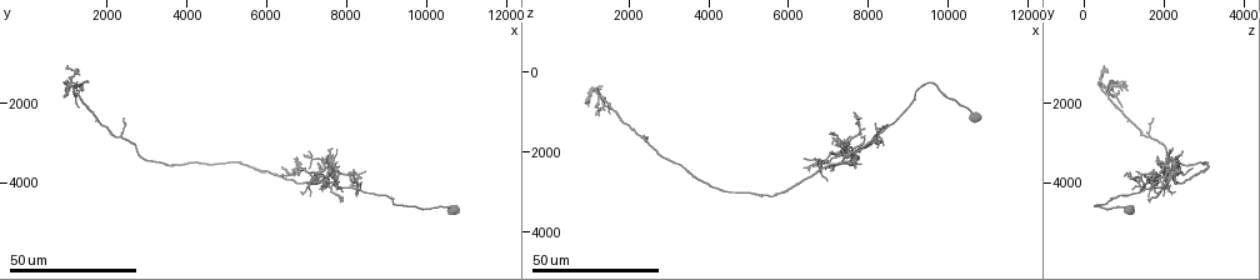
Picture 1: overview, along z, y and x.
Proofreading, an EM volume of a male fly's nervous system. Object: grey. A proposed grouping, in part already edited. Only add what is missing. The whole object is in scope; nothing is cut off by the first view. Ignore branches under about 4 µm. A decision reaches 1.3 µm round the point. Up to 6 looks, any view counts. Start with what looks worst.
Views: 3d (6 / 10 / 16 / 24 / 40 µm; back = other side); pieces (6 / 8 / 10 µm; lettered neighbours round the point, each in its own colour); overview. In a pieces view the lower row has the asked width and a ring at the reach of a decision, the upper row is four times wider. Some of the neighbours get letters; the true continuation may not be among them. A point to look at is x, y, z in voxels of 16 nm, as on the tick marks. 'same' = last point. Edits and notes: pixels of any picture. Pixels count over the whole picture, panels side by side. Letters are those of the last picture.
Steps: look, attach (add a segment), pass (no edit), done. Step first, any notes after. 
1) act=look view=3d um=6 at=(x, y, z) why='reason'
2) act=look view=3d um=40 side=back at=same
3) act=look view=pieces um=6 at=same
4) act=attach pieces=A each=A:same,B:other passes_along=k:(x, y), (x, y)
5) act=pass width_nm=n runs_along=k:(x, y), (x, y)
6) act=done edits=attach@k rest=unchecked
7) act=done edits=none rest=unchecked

act=look view=3d um=24 at=(1000, 1050, 450) why='long arm stops here'

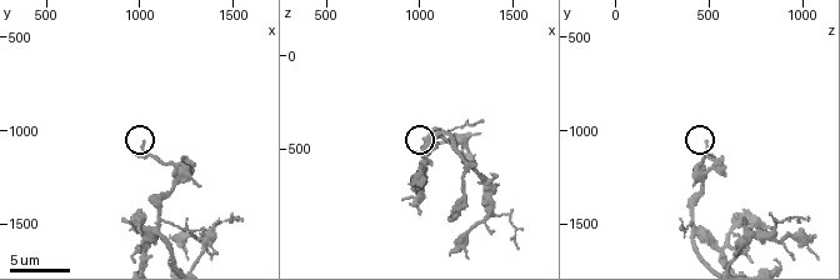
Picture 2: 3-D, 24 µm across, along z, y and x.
act=look view=pieces um=8 at=(1020, 1080, 480)

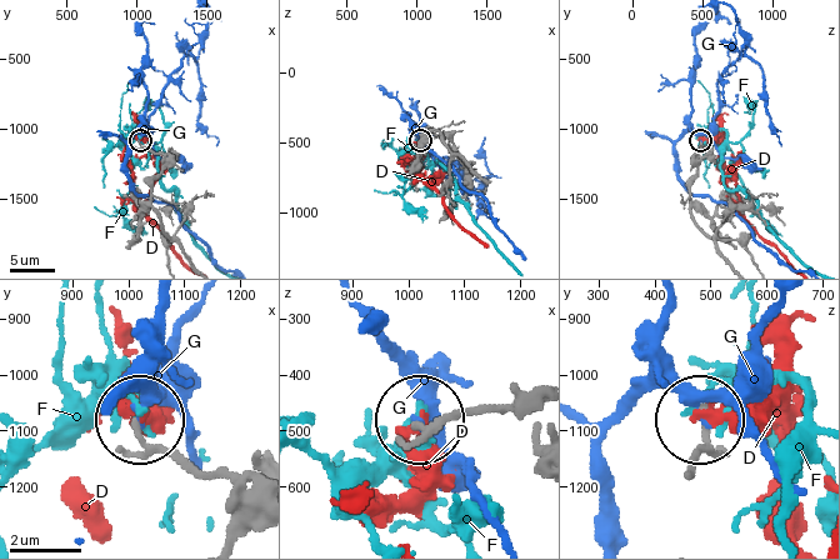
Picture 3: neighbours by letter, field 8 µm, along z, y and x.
act=pass each=D:other,F:other,G:other found='none of them fits'

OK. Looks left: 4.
act=look view=3d um=24 at=(7600, 3550, 1850) why='free end'

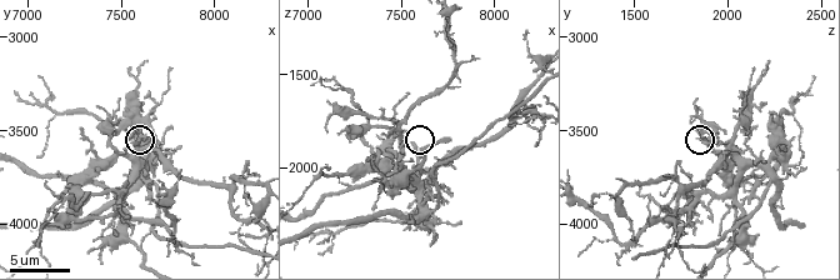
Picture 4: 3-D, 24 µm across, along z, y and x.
act=look view=pieces um=8 at=(7560, 3560, 1880)

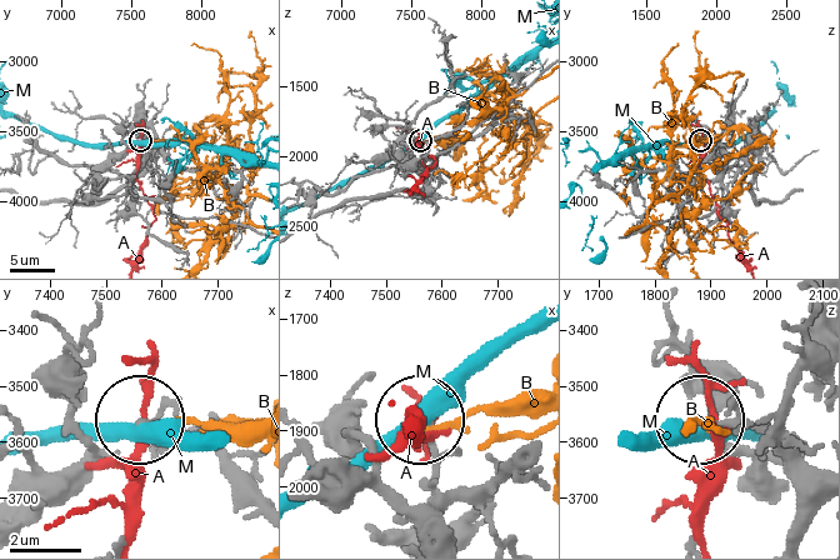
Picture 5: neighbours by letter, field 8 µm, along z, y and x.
act=pass each=A:other,B:other,M:other found='none of them fits'

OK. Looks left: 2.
act=look view=pieces um=6 at=(7280, 3500, 1840) why='free end'

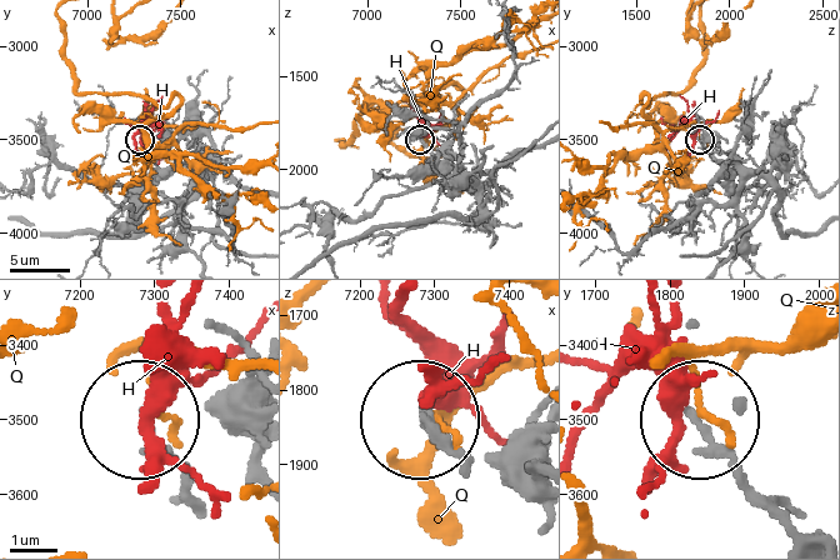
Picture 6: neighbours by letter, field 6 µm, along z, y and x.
act=pass each=H:other,Q:other runs_along=6:(773, 508), (705, 428) found='none of them fits'

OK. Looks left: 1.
act=done edits=none rest=unchecked

